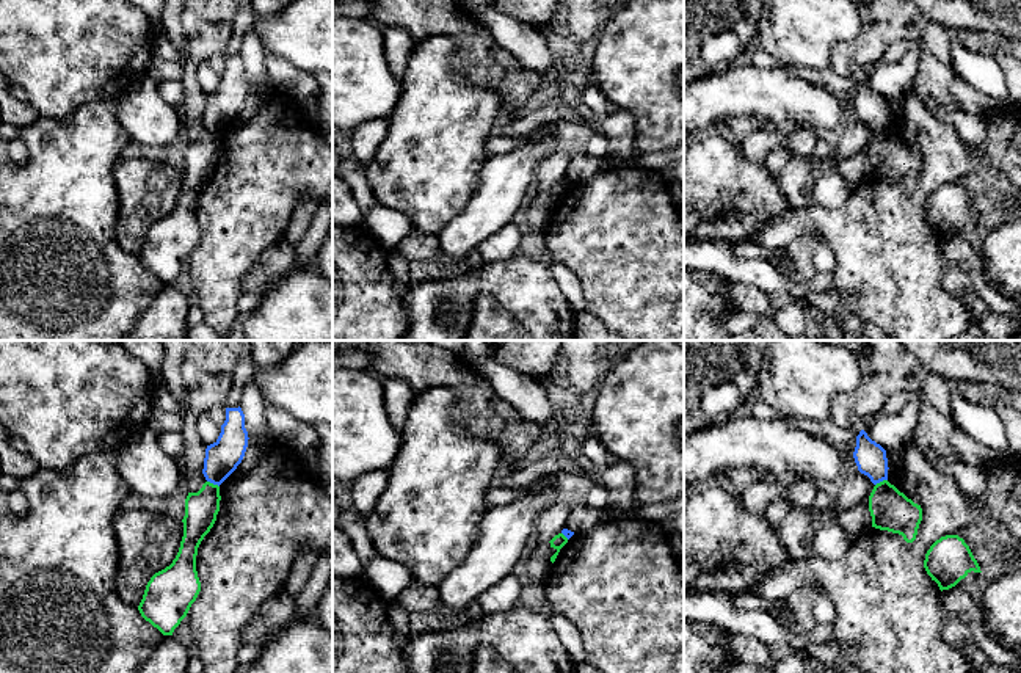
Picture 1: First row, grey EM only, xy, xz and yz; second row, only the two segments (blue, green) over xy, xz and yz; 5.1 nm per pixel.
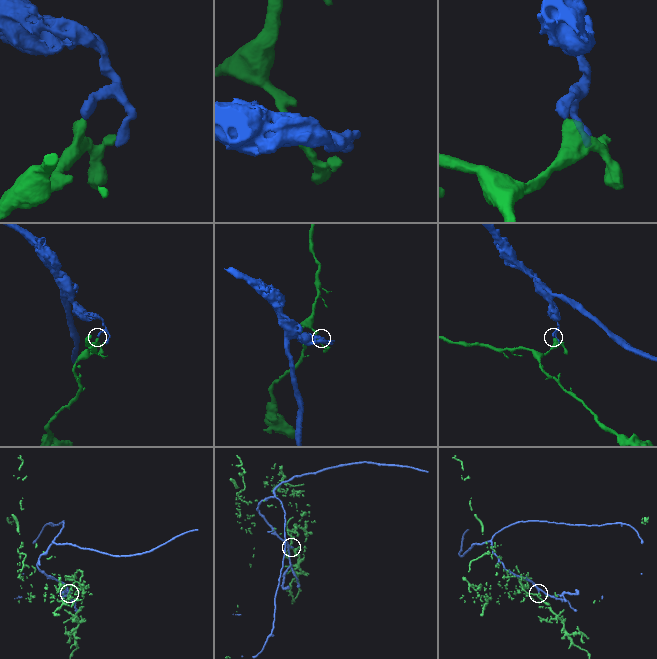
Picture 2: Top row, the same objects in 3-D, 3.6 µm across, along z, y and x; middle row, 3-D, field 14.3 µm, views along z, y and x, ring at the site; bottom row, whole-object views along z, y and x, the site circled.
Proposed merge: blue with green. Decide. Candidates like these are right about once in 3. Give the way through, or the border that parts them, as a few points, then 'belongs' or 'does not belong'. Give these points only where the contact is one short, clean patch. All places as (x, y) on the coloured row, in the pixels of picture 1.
border xy (207, 480), (218, 487); does not belong

